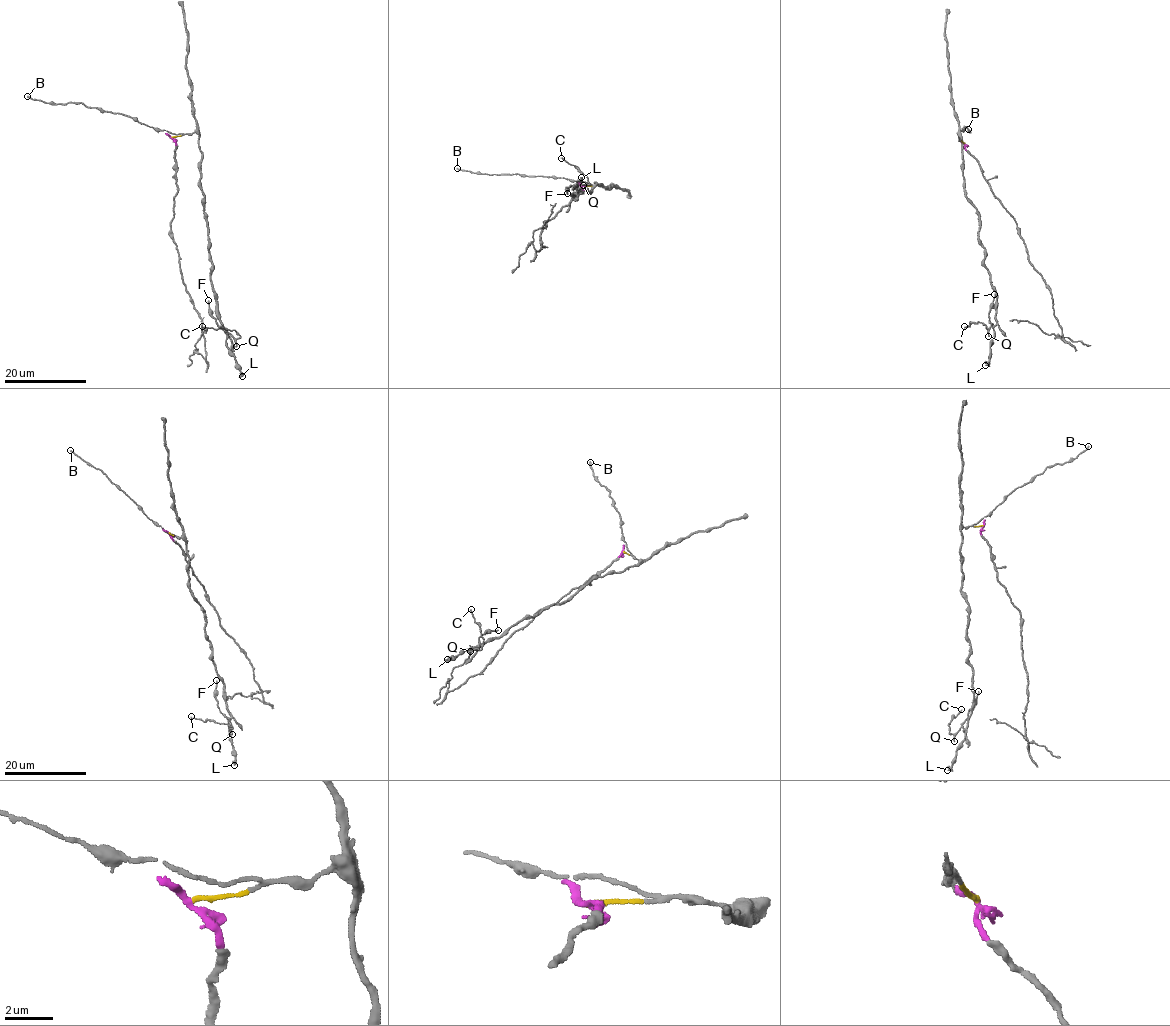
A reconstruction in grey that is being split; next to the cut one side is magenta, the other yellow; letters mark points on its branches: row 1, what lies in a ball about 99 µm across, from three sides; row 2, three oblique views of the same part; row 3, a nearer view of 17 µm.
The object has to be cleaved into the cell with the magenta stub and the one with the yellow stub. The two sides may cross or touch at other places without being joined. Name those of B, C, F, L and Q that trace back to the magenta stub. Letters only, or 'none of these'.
none of these

